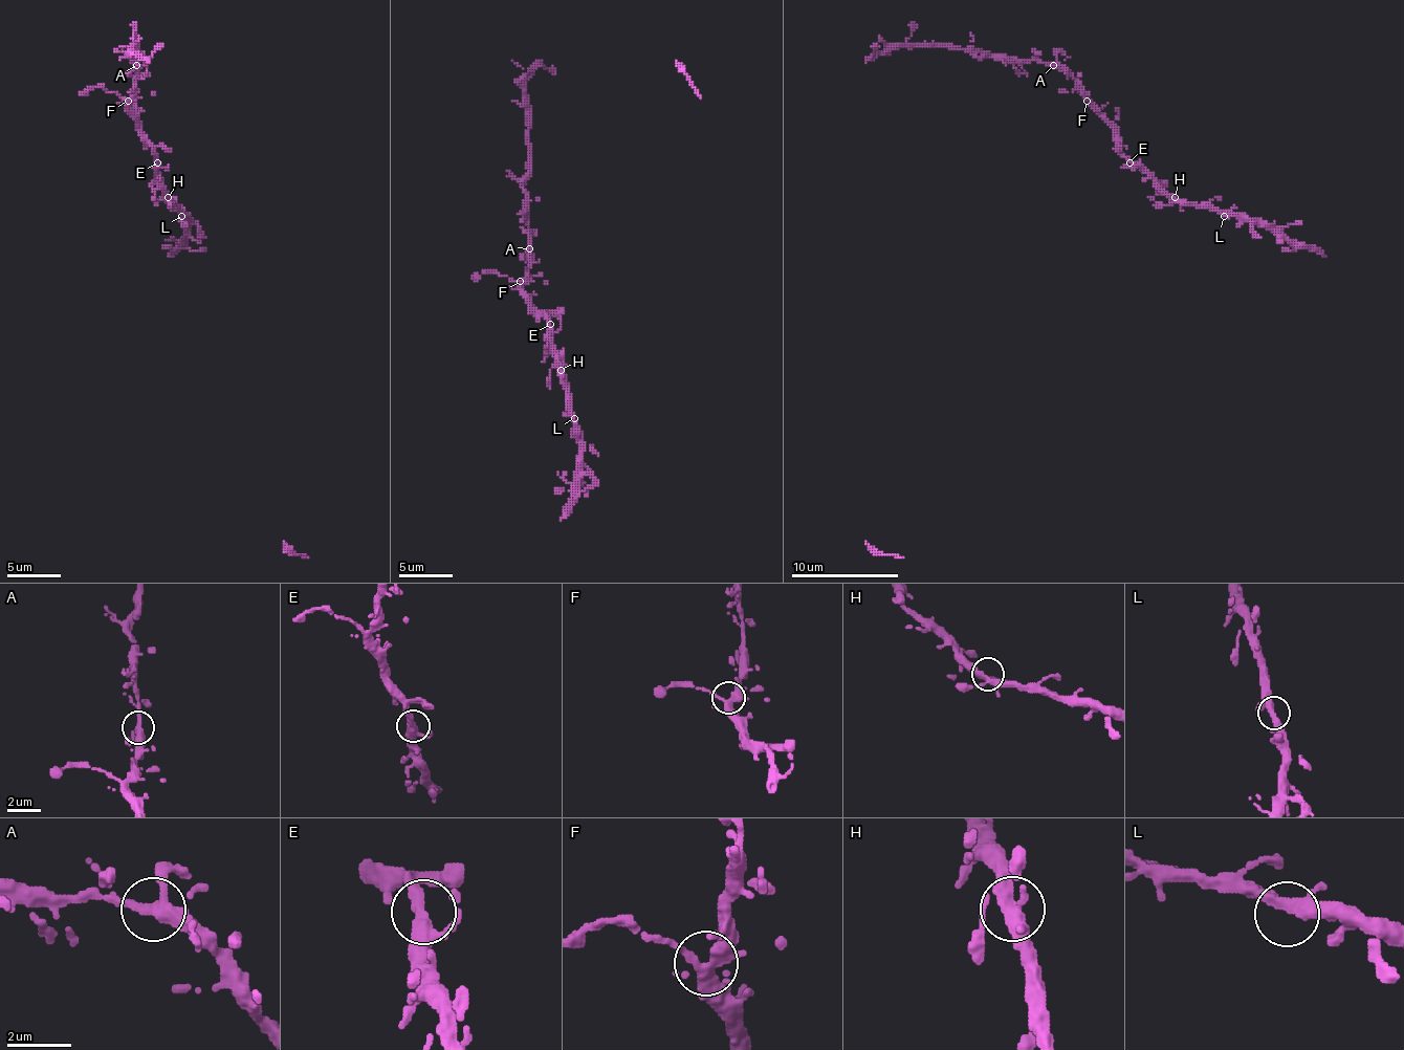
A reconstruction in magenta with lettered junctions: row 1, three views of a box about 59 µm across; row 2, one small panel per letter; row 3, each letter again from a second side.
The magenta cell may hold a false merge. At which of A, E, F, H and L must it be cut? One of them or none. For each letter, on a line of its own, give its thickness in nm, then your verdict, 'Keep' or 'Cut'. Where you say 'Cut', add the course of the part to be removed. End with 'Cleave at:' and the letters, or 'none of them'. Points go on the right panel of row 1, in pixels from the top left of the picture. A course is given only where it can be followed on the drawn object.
A: Thickness 320 nm. Keep
E: Thickness 300 nm. Keep
F: Thickness 340 nm. Keep
H: Thickness 320 nm. Keep
L: Thickness 320 nm. Keep
Cleave at: none of them

